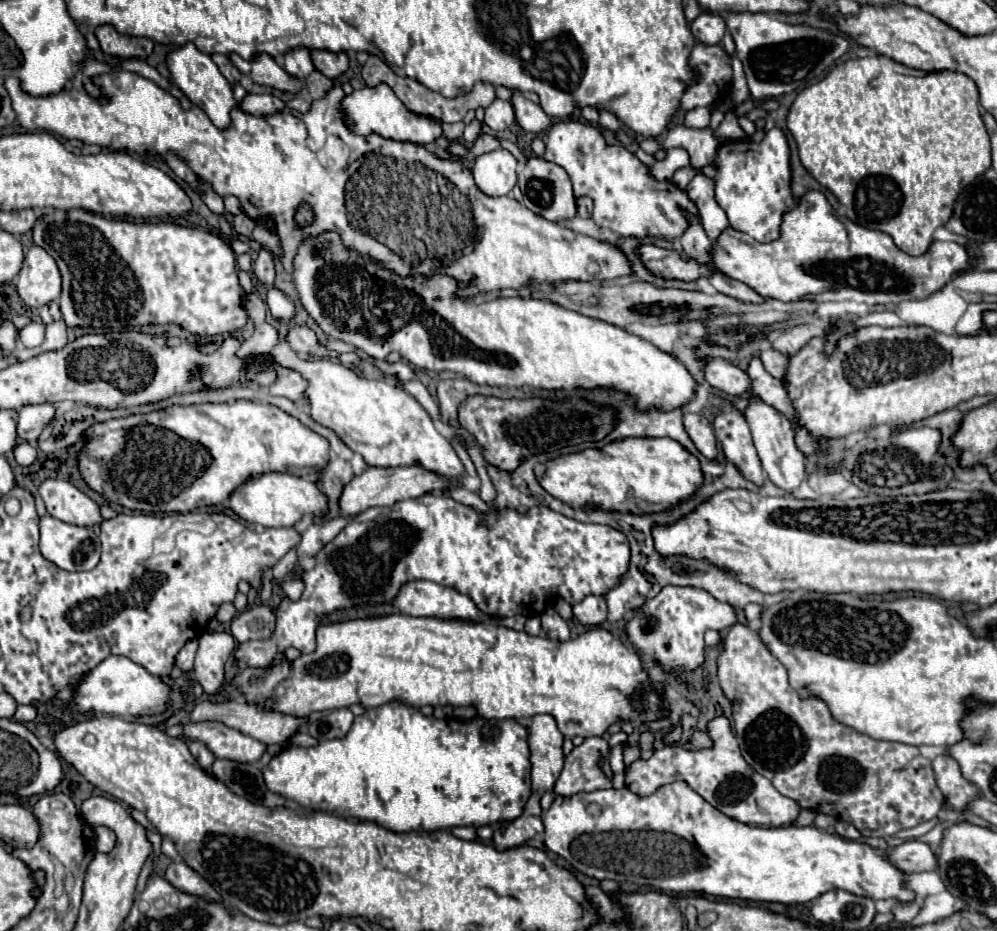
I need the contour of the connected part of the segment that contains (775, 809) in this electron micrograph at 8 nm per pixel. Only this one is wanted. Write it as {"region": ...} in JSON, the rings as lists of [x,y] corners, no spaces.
{"region":[[[716,717],[708,725],[710,737],[714,741],[712,749],[700,749],[700,751],[688,751],[684,747],[672,745],[662,747],[652,753],[648,761],[634,761],[626,773],[626,787],[634,791],[640,797],[652,795],[658,787],[670,785],[676,781],[688,783],[690,789],[694,789],[700,797],[704,797],[710,805],[714,805],[720,813],[726,817],[732,817],[734,821],[746,823],[746,825],[760,825],[760,827],[782,827],[792,825],[798,817],[800,807],[792,803],[792,799],[780,795],[768,779],[762,777],[762,791],[756,791],[756,783],[760,785],[760,779],[754,781],[756,773],[748,763],[744,763],[744,757],[740,755],[740,747],[736,743],[736,737],[730,731],[730,723],[726,717]]]}

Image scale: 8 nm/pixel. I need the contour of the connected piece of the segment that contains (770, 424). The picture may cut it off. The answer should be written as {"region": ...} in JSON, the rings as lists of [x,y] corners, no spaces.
{"region":[[[750,397],[750,405],[746,409],[746,419],[750,423],[754,447],[758,451],[762,469],[768,475],[768,479],[784,491],[792,491],[792,489],[800,487],[800,483],[806,479],[804,453],[794,443],[794,435],[792,435],[792,427],[788,423],[788,419],[784,419],[784,415],[780,415],[776,409],[772,409],[764,403],[756,403],[756,399],[752,399],[752,397]]]}

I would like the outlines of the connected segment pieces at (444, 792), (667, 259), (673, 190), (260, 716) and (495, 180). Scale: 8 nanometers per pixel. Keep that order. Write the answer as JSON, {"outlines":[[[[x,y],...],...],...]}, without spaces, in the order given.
{"outlines":[[[[386,703],[378,709],[368,709],[364,715],[356,717],[352,731],[344,739],[319,741],[317,746],[310,748],[290,745],[290,747],[282,749],[276,757],[272,757],[272,761],[266,767],[262,767],[262,775],[264,775],[264,783],[270,791],[274,791],[286,799],[292,799],[308,809],[320,809],[320,811],[338,813],[344,817],[358,817],[364,821],[374,821],[382,827],[388,827],[390,831],[436,831],[436,829],[446,829],[446,827],[454,827],[454,825],[482,827],[482,825],[490,825],[496,821],[512,821],[512,819],[520,817],[528,797],[532,795],[528,759],[530,759],[530,750],[526,743],[526,727],[513,719],[502,719],[502,721],[490,719],[488,721],[488,719],[474,717],[468,723],[438,721],[434,717],[424,717],[414,707],[408,707],[402,703]]],[[[644,245],[638,253],[640,253],[644,265],[646,265],[654,275],[662,275],[662,277],[666,277],[666,279],[694,281],[694,279],[698,279],[698,277],[710,275],[710,269],[698,265],[696,261],[684,259],[684,257],[682,257],[680,253],[676,253],[676,251],[658,249],[658,247],[654,247],[654,245]]],[[[578,121],[552,125],[542,159],[566,169],[574,185],[574,195],[592,197],[591,219],[596,224],[605,223],[620,237],[662,237],[666,241],[674,241],[688,229],[688,215],[698,217],[698,209],[694,201],[688,199],[686,191],[676,187],[672,181],[656,181],[650,177],[648,167],[642,165],[626,147],[608,145],[598,127],[582,125]]],[[[228,701],[228,703],[198,703],[192,711],[182,709],[180,713],[176,713],[174,717],[170,717],[166,721],[168,725],[174,723],[194,723],[194,721],[222,721],[224,725],[242,731],[244,735],[250,735],[266,745],[270,743],[286,743],[294,733],[298,733],[298,729],[308,721],[308,717],[294,717],[294,715],[286,715],[280,713],[268,705],[258,705],[258,703],[246,703],[246,701]]],[[[496,149],[474,159],[474,181],[478,189],[490,197],[508,195],[516,185],[518,161],[506,149]]]]}

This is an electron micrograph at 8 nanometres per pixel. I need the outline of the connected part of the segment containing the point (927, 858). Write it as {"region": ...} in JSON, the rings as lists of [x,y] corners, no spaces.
{"region":[[[904,841],[902,845],[898,845],[890,851],[888,859],[906,873],[910,873],[910,871],[924,873],[924,871],[938,869],[938,855],[924,841]]]}

